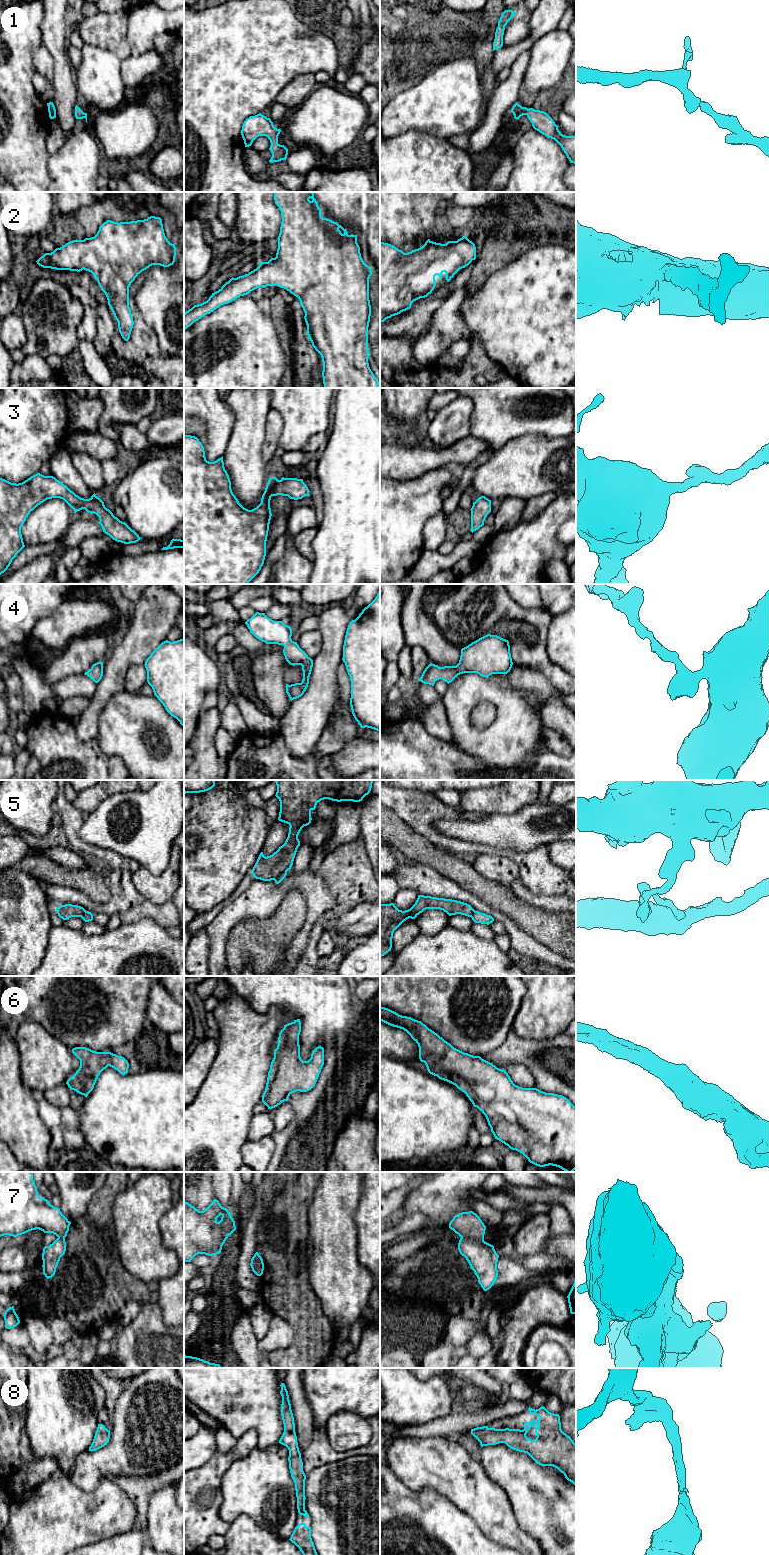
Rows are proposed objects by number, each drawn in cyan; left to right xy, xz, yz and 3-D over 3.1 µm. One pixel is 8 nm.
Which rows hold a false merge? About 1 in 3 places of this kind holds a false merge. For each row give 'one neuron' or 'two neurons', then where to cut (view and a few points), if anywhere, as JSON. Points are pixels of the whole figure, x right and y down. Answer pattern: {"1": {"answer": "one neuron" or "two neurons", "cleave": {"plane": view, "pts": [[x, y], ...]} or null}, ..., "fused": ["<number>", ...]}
{"1": {"answer": "one neuron", "cleave": null}, "2": {"answer": "one neuron", "cleave": null}, "3": {"answer": "one neuron", "cleave": null}, "4": {"answer": "one neuron", "cleave": null}, "5": {"answer": "two neurons", "cleave": {"plane": "xz", "pts": [[286, 870], [273, 879]]}}, "6": {"answer": "one neuron", "cleave": null}, "7": {"answer": "two neurons", "cleave": {"plane": "yz", "pts": [[461, 1237], [473, 1237], [483, 1240]]}}, "8": {"answer": "one neuron", "cleave": null}, "fused": ["5", "7"]}

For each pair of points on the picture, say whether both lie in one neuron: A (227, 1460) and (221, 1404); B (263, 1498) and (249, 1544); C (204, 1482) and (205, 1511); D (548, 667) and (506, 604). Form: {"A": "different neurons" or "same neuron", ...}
{"A": "different neurons", "B": "different neurons", "C": "same neuron", "D": "same neuron"}

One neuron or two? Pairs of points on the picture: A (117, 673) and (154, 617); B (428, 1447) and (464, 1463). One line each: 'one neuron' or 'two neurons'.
A: one neuron
B: one neuron

